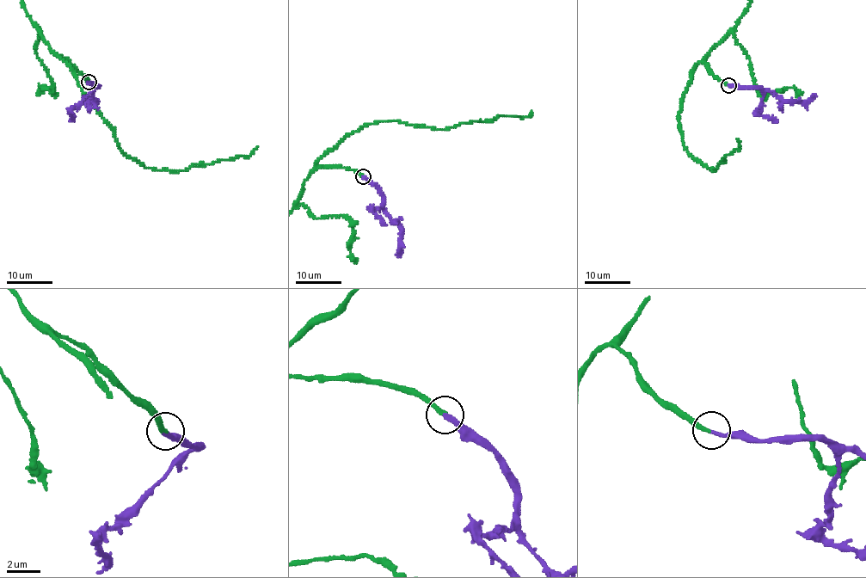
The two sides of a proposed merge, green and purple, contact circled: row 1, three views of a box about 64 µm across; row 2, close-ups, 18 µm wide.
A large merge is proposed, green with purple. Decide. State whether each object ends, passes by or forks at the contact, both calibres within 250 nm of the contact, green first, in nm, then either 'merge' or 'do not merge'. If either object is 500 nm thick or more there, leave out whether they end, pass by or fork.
green ends; purple ends; calibres 260 and 280 nm; merge

